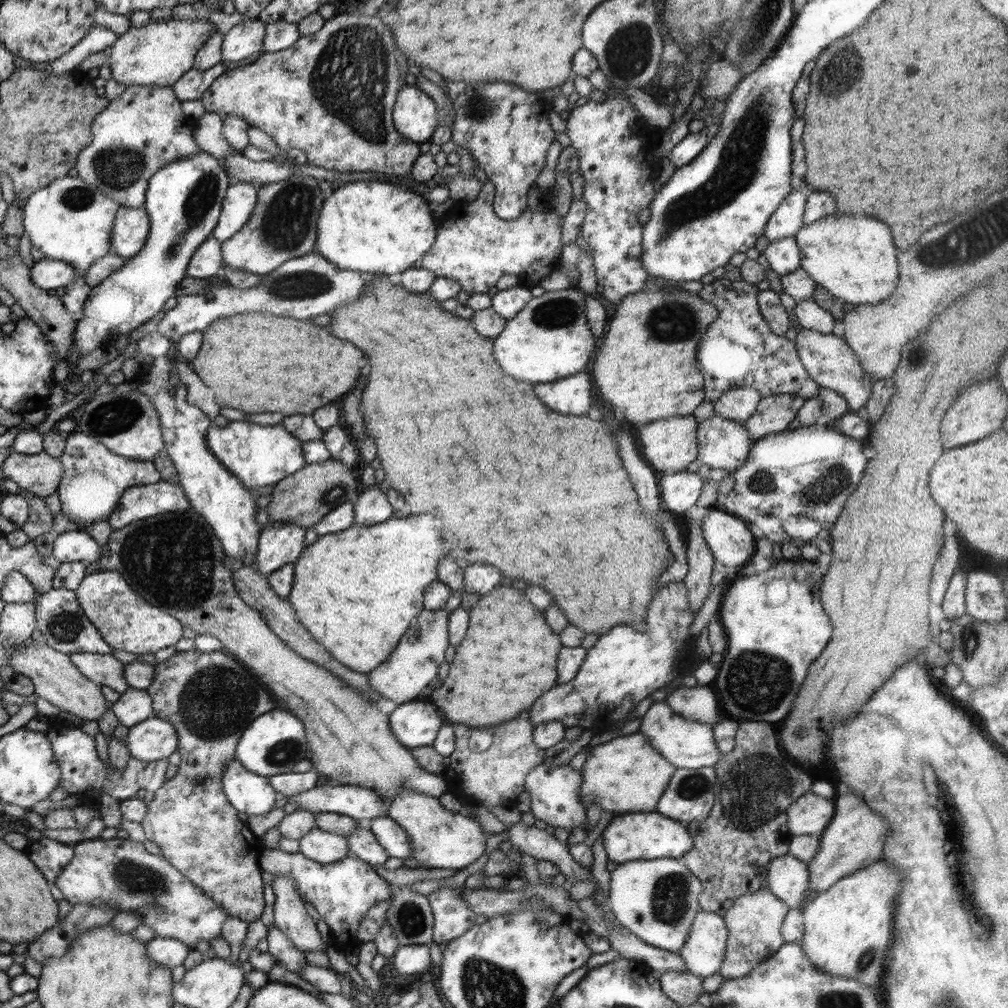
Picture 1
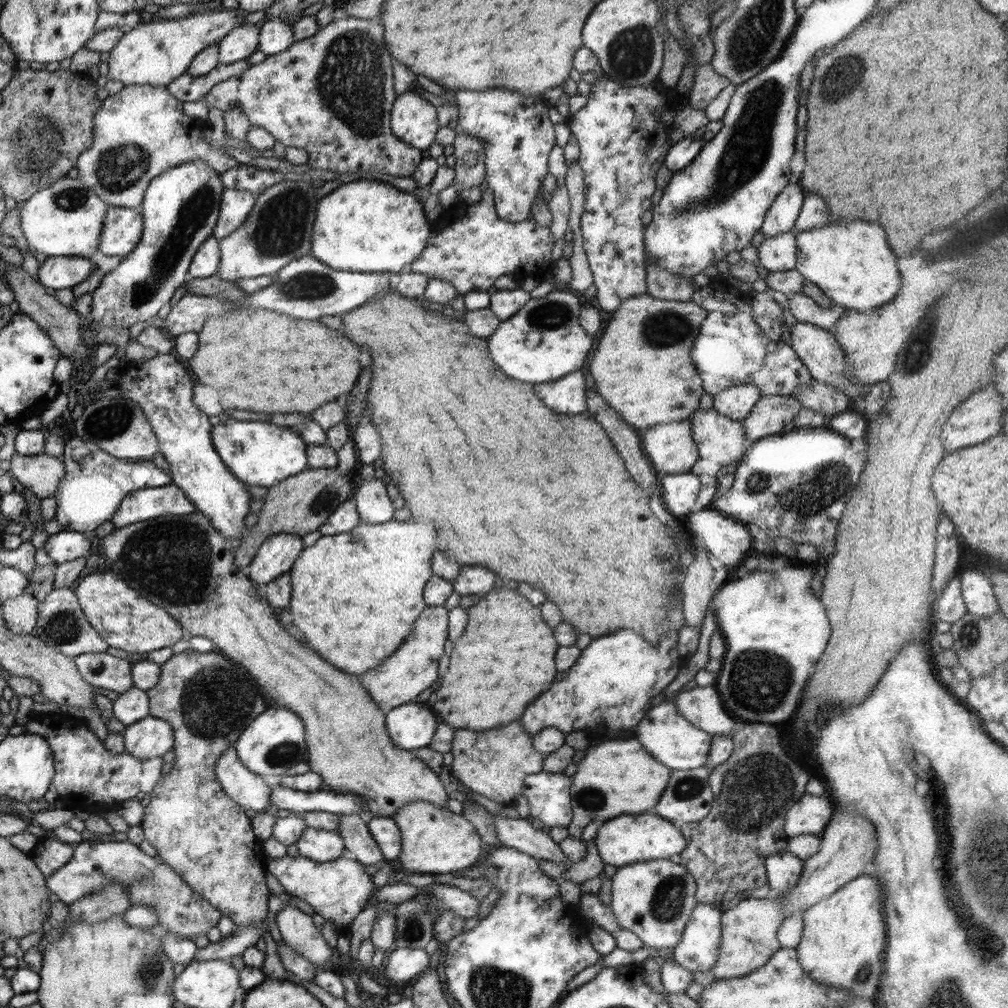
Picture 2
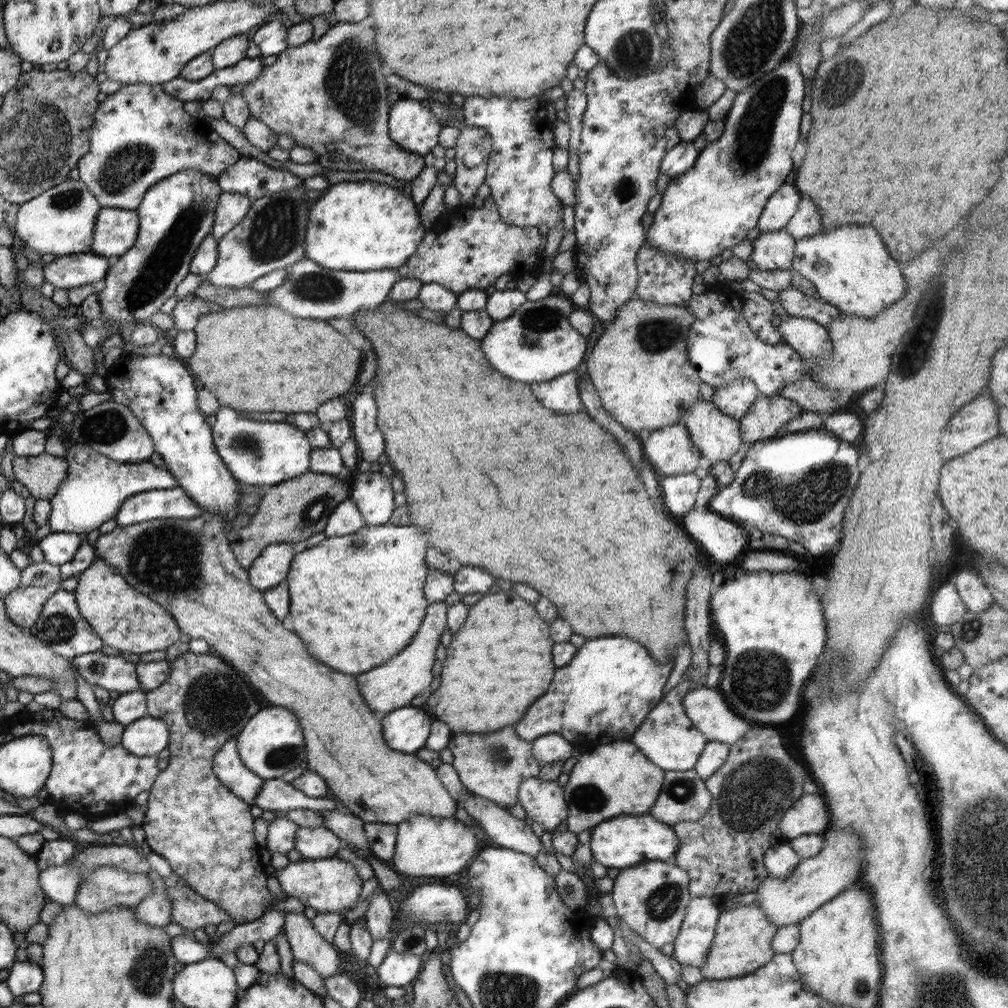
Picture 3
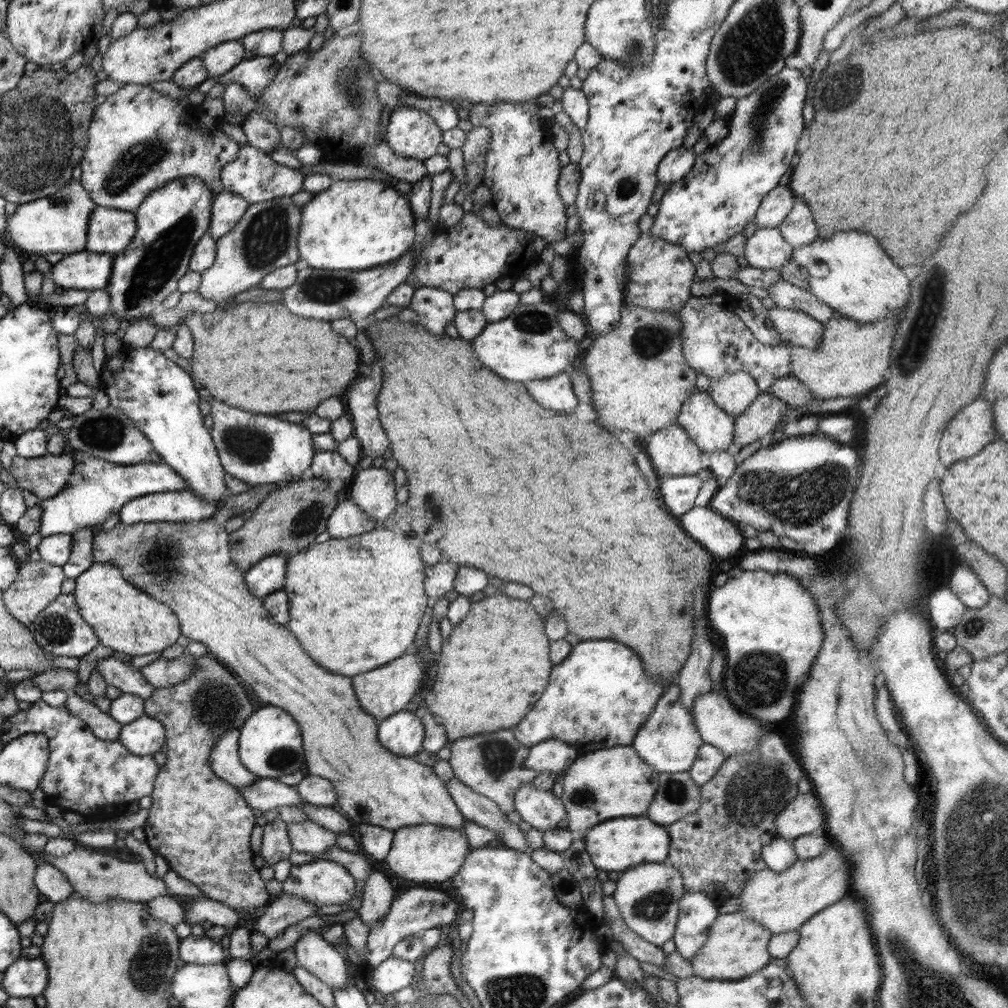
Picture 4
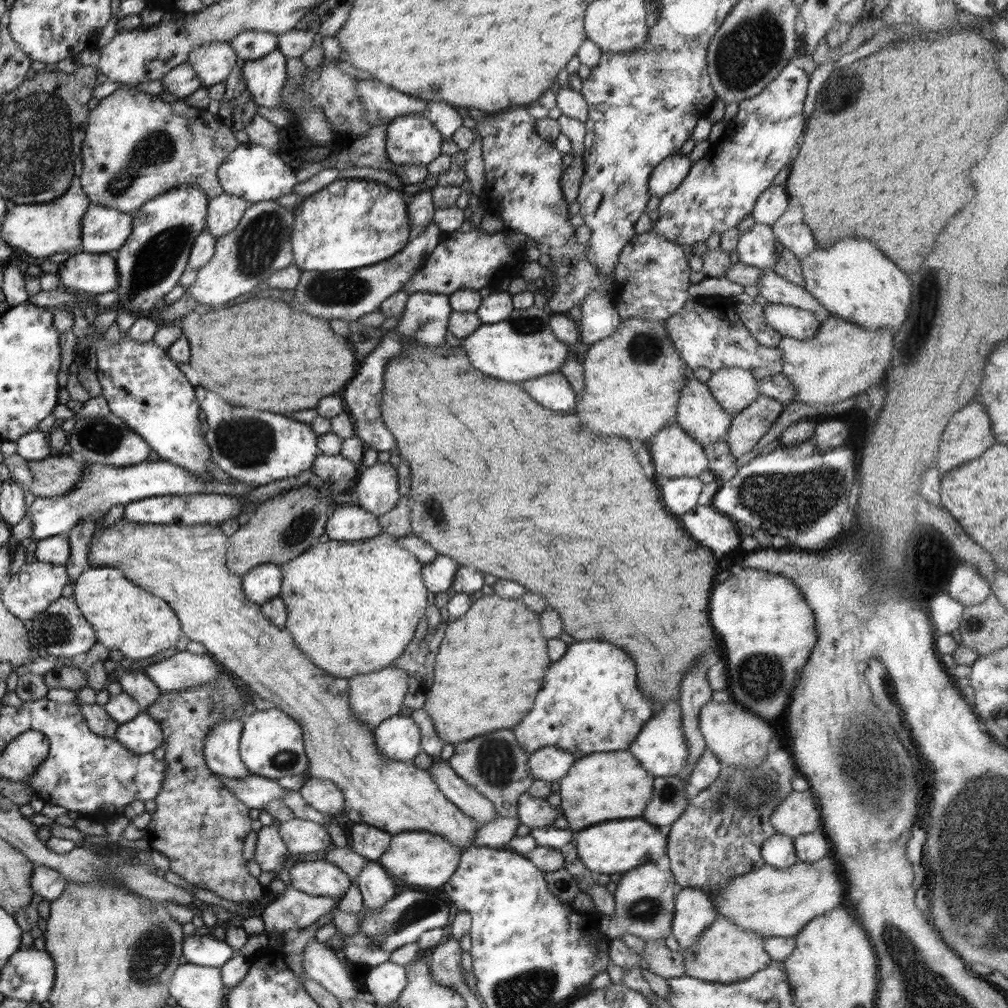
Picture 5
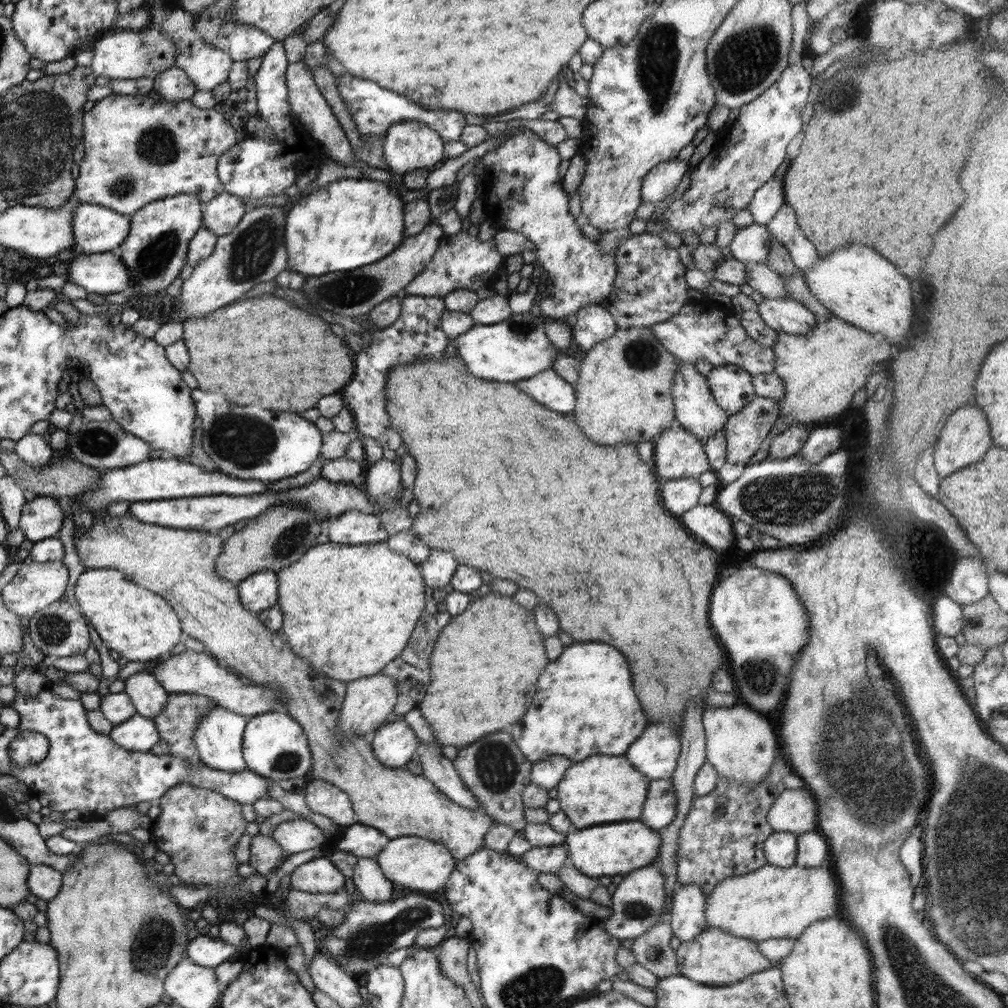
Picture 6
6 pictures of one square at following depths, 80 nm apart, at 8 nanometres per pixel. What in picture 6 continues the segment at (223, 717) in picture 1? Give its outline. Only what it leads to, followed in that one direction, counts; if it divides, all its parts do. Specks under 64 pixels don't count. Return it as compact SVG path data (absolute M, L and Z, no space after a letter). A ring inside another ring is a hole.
M170 693L167 696L164 708L153 718L160 731L161 738L168 743L169 754L185 757L189 764L201 764L200 753L196 741L193 739L194 731L201 722L203 712L215 704L211 698L201 694ZM186 781L170 787L156 803L161 812L151 824L151 840L158 851L170 856L173 873L184 885L212 885L224 889L224 886L238 885L242 881L236 850L238 841L246 833L247 822L238 801Z

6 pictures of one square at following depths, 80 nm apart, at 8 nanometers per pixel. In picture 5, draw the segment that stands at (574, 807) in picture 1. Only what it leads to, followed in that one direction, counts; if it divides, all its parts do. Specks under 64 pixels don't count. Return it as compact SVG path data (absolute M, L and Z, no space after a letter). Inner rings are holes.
M530 793L518 797L517 818L520 824L525 824L530 829L554 826L554 820L562 812L561 807L550 805L547 798L539 799Z

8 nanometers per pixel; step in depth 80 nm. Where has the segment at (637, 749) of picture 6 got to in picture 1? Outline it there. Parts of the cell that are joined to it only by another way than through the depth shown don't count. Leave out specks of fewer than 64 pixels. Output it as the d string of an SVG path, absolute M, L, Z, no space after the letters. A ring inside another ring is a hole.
M653 702L641 717L641 733L658 749L662 756L676 768L697 769L714 766L721 759L721 752L714 740L713 728L709 724L687 719L674 712L665 702Z

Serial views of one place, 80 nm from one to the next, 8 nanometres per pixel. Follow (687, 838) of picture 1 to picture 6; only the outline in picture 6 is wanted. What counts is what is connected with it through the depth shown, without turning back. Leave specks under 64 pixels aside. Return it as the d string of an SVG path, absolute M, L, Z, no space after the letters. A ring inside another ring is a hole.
M640 820L608 823L590 828L571 829L565 840L569 848L568 863L586 876L598 879L599 876L628 874L633 870L652 865L659 858L661 836Z

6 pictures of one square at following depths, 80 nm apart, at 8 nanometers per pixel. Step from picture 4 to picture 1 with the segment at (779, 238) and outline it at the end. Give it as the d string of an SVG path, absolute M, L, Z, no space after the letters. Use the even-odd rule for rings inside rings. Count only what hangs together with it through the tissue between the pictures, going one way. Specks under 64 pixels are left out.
M793 236L769 241L762 255L766 256L770 263L770 273L774 278L790 274L801 267L800 247Z

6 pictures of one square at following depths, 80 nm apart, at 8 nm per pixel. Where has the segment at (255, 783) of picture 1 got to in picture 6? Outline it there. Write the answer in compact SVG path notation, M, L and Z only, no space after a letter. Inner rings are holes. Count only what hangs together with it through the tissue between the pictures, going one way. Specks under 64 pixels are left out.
M216 703L209 710L203 712L201 722L193 734L201 762L209 765L210 768L224 772L245 771L248 766L245 764L243 740L247 724L247 717L222 708L222 705L216 705Z

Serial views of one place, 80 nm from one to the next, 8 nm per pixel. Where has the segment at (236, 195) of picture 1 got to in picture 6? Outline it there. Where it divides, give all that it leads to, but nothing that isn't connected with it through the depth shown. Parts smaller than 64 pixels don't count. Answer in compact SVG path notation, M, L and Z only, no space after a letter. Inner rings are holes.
M224 191L204 204L204 228L217 237L229 235L245 216L245 200Z

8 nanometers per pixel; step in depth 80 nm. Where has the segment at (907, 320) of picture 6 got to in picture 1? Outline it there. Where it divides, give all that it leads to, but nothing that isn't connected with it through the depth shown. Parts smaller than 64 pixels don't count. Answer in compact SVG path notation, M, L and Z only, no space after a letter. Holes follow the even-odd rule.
M840 214L805 224L793 237L800 247L801 267L841 301L878 304L894 292L899 266L892 232L884 222L864 214Z

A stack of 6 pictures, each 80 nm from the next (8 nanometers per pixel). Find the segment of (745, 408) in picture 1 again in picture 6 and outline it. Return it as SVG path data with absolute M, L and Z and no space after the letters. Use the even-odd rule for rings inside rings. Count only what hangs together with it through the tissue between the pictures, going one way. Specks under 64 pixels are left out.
M732 364L714 366L706 378L716 403L728 416L744 409L757 395L753 375L745 368Z

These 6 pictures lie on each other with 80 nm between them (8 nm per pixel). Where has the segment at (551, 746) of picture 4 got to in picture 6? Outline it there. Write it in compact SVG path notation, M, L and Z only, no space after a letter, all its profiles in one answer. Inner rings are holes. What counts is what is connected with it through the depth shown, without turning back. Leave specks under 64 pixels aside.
M548 755L531 763L531 782L550 791L554 788L573 762L562 755Z

